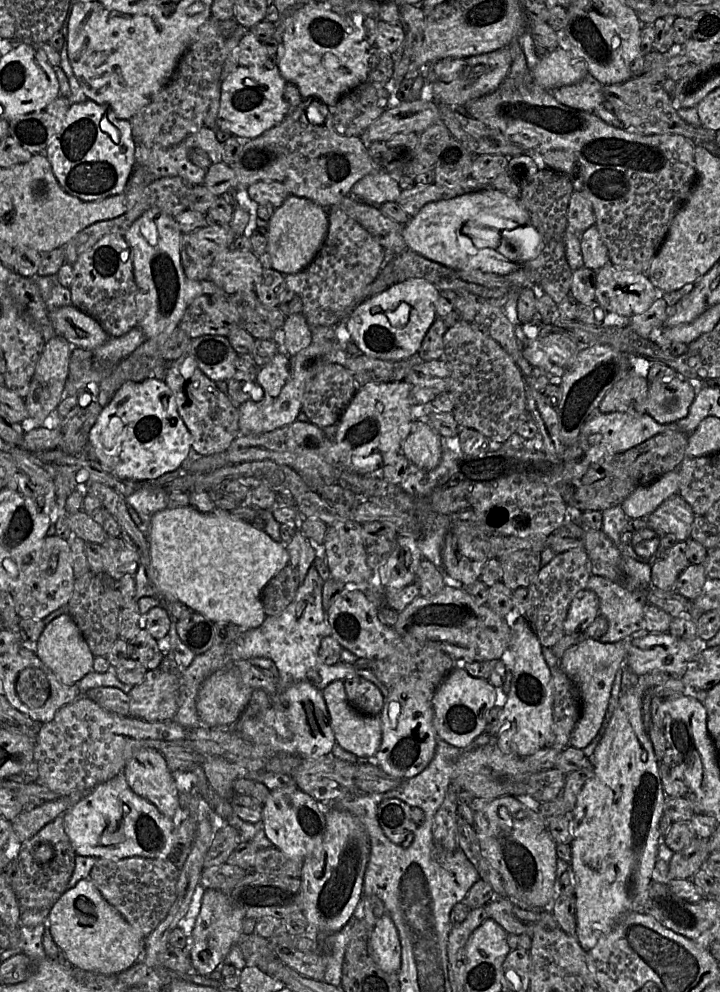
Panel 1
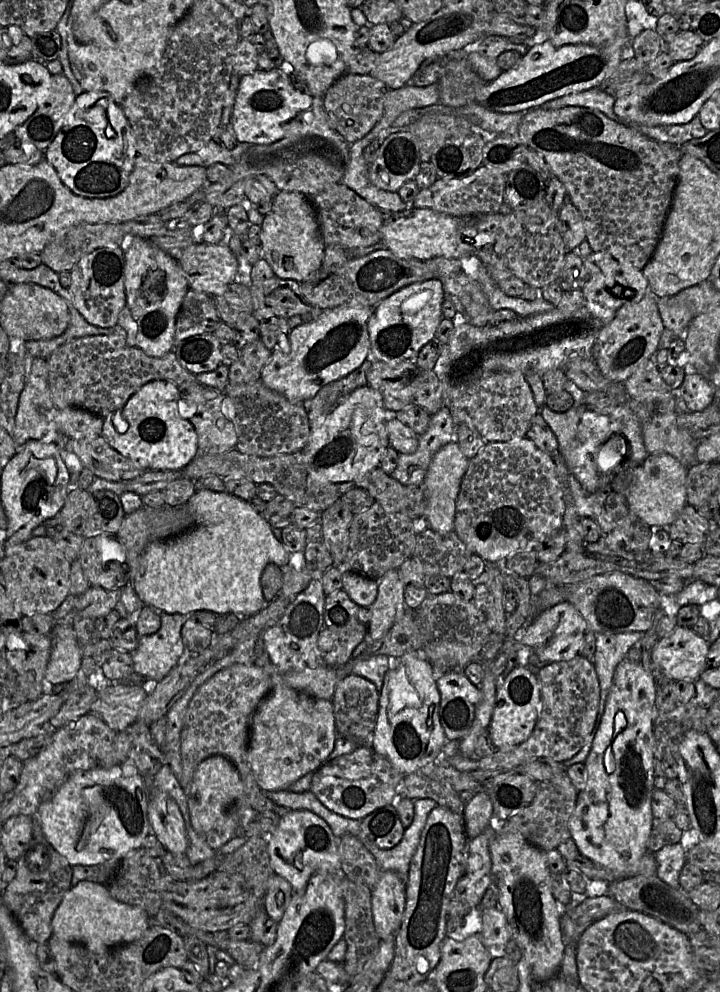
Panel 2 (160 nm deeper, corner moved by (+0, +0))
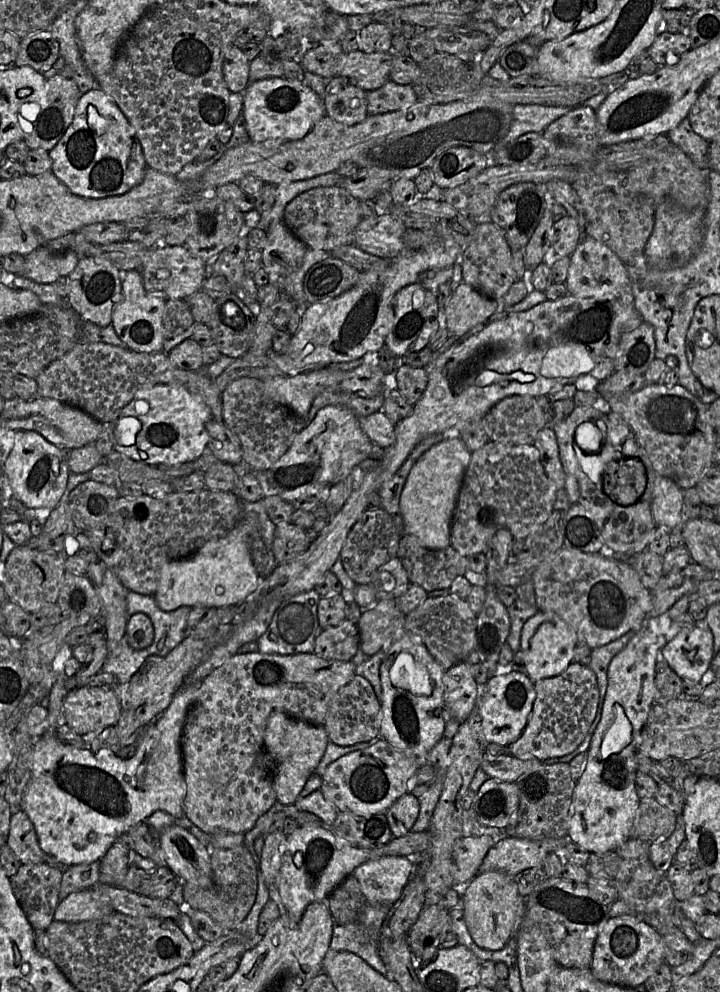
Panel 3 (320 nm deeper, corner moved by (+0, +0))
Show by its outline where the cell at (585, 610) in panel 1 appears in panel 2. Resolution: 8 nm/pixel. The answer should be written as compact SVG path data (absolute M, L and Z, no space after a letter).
M567 600L539 613L526 625L527 629L521 643L531 649L544 663L568 661L579 655L587 633L584 618L576 607Z

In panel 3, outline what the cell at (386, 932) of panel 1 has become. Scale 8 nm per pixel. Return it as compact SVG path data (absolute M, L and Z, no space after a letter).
M381 856L364 862L351 875L358 880L367 904L394 904L414 872L412 857Z

